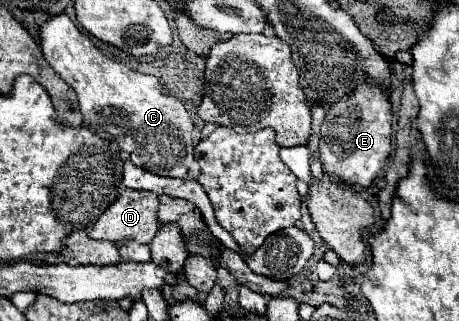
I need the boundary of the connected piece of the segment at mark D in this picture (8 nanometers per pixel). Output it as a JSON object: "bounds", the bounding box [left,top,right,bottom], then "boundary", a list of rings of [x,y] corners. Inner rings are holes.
{"bounds":[86,187,158,247],"boundary":[[[122,187],[120,193],[128,193],[126,197],[118,197],[102,215],[100,219],[86,229],[88,237],[96,241],[112,241],[116,247],[122,247],[124,241],[138,241],[142,245],[150,245],[150,241],[156,237],[158,231],[158,221],[156,221],[156,209],[158,209],[158,197],[152,195],[150,191],[136,191],[136,189],[126,189]],[[138,193],[150,193],[146,197],[140,197]]]}

